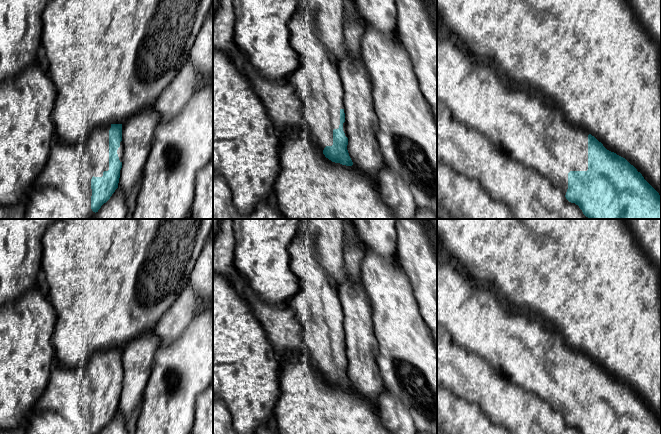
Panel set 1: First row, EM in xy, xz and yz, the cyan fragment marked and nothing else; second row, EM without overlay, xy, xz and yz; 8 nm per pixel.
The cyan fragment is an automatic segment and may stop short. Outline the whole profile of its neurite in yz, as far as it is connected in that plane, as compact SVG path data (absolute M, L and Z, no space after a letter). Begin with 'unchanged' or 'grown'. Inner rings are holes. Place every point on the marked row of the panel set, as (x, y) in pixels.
grown; M437 22L437 100L447 106L455 121L479 131L514 161L548 178L589 219L661 219L661 196L633 165L607 150L584 129L567 121L563 112L554 109L538 94L523 87L505 88L496 70L487 62L470 58L448 36L440 38L439 24Z

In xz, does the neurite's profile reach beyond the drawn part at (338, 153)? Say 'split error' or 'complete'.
split error

